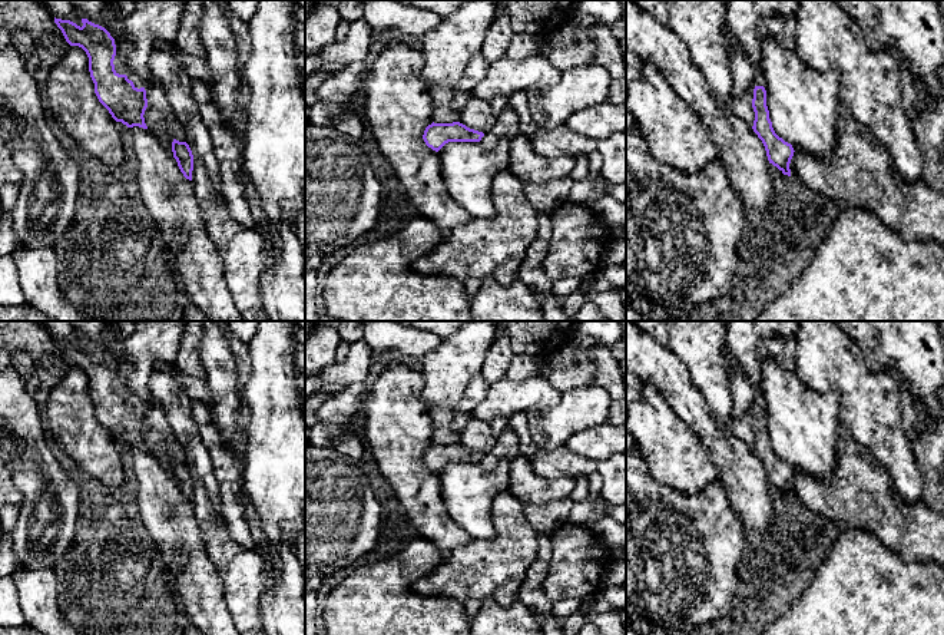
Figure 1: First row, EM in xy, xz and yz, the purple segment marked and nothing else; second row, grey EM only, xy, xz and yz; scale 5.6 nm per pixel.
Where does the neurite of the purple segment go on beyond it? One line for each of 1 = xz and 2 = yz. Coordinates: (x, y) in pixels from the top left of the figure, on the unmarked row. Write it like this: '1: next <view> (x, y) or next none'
1: next none
2: next none

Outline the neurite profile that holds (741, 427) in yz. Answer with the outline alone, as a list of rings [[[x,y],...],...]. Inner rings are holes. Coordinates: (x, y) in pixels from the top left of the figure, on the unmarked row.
[[[749,407],[741,417],[738,419],[729,419],[726,421],[728,429],[739,439],[742,440],[746,447],[752,449],[755,441],[755,433],[752,429],[752,420],[753,420],[753,407]]]

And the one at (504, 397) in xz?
[[[536,376],[511,381],[504,377],[490,384],[484,400],[471,411],[471,419],[510,419],[516,413],[527,413],[534,407],[554,406],[560,398],[562,394],[549,378]]]

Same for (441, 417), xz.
[[[443,406],[428,407],[430,417],[433,420],[433,443],[434,444],[453,444],[458,443],[461,433],[451,429],[453,409]]]

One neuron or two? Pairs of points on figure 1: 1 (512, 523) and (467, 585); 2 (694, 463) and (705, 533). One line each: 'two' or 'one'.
1: one
2: two

